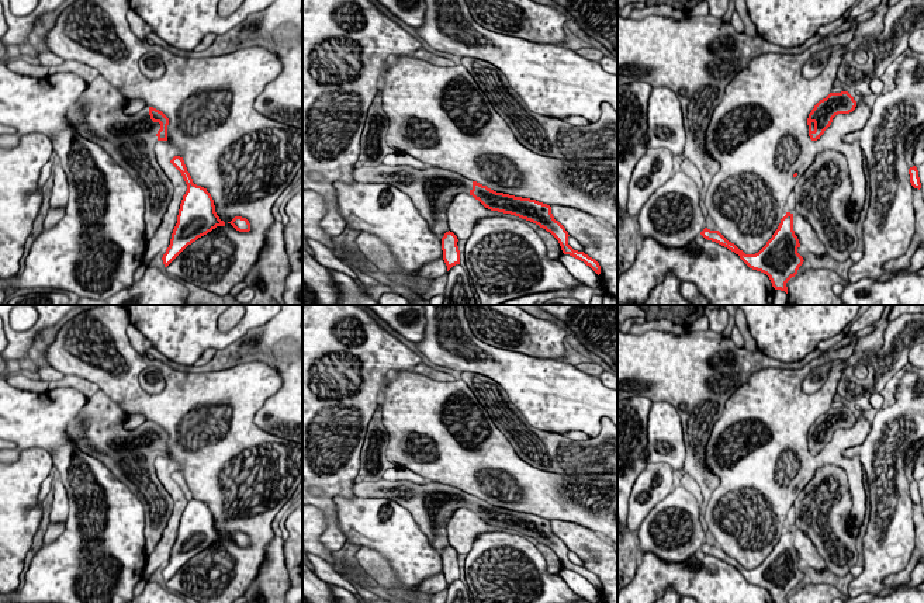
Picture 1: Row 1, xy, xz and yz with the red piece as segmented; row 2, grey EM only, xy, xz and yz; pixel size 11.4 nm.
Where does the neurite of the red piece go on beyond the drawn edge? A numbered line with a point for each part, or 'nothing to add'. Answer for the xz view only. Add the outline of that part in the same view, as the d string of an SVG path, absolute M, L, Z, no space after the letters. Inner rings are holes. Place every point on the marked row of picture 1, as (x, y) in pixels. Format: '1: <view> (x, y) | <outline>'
nothing to add

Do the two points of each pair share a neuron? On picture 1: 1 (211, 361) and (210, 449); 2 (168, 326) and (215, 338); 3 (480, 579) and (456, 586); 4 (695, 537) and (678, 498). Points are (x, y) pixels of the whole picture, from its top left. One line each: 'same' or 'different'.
1: different
2: same
3: different
4: same

